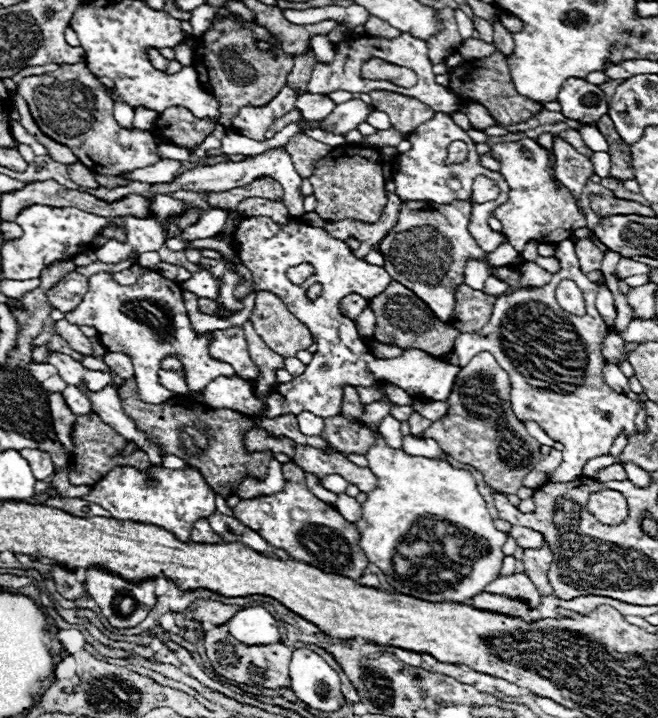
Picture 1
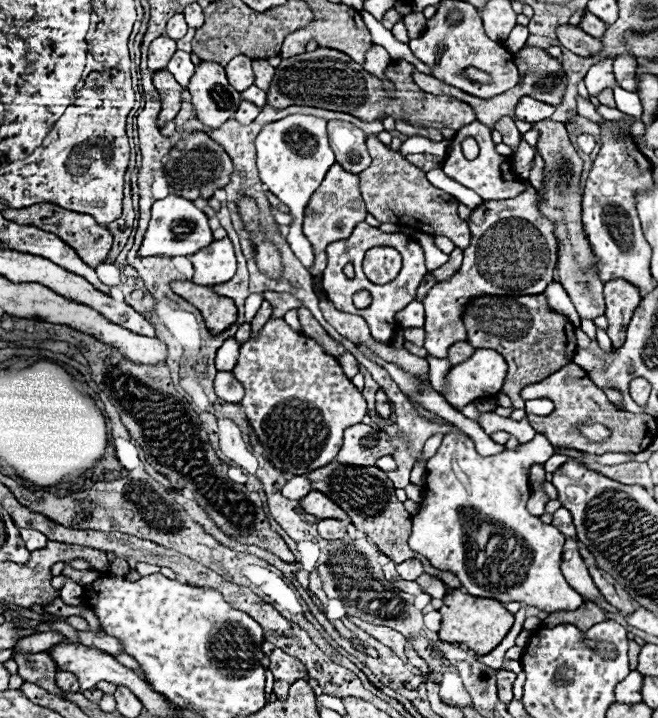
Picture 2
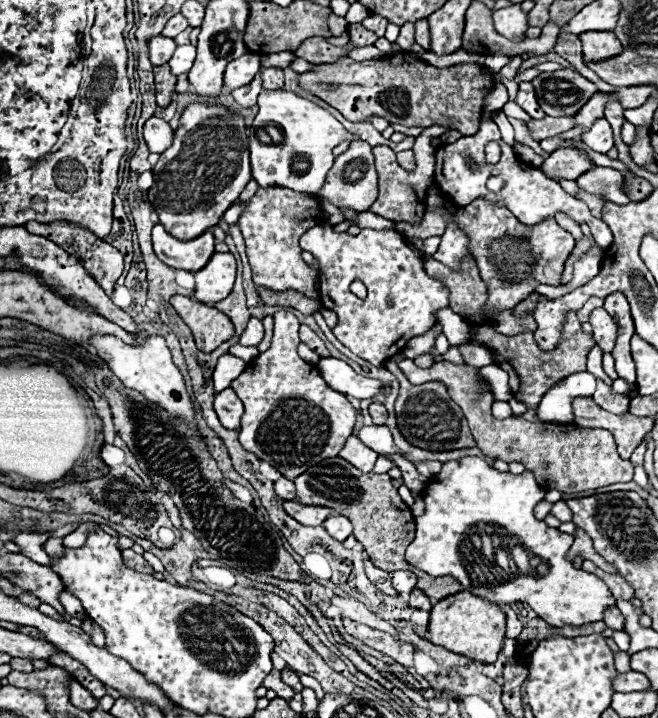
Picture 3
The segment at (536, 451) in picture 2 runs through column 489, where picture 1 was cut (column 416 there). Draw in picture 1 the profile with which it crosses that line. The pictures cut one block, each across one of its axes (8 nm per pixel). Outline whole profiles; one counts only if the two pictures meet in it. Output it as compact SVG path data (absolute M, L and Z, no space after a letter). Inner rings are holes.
M378 432L376 444L370 446L364 456L368 460L368 468L378 478L378 486L368 492L368 500L362 504L362 518L354 524L360 532L360 548L368 560L382 570L388 584L400 594L428 602L464 602L484 592L484 588L500 576L504 560L502 546L508 536L494 528L494 520L472 474L468 470L454 468L446 460L408 456L402 448L390 448ZM414 524L416 534L408 534Z

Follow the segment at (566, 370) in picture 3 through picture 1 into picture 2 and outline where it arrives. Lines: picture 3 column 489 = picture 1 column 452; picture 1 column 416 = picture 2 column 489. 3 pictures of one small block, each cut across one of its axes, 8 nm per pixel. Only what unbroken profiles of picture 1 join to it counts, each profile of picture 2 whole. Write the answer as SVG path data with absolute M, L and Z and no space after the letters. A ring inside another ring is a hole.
M480 296L464 312L468 342L474 348L492 348L508 362L508 378L502 392L510 396L516 410L524 410L520 390L528 384L542 382L562 366L570 364L576 352L576 334L570 320L548 308L548 298L538 296ZM566 320L566 330L564 330Z

